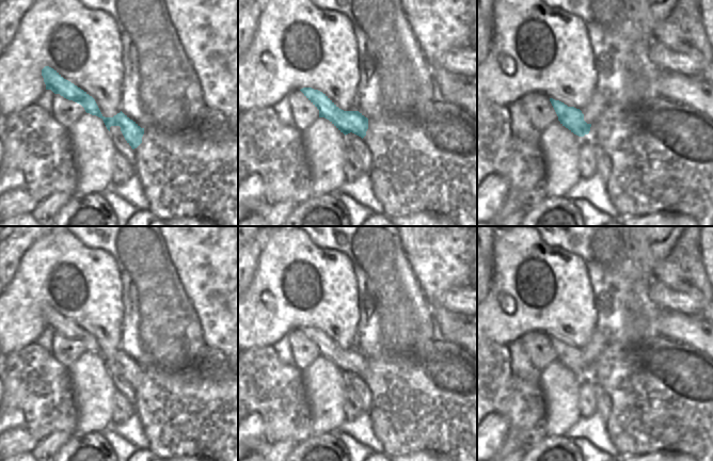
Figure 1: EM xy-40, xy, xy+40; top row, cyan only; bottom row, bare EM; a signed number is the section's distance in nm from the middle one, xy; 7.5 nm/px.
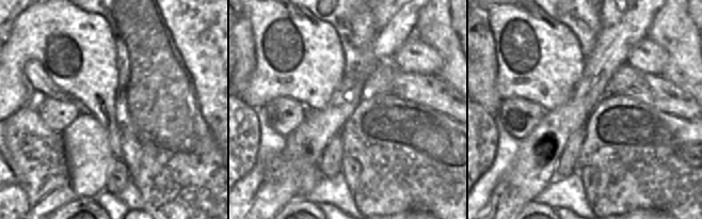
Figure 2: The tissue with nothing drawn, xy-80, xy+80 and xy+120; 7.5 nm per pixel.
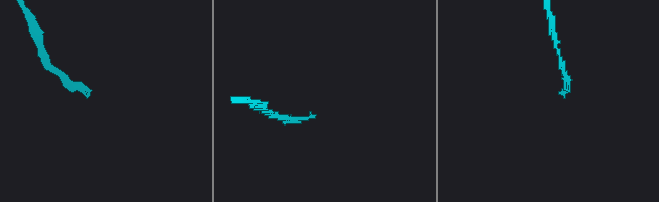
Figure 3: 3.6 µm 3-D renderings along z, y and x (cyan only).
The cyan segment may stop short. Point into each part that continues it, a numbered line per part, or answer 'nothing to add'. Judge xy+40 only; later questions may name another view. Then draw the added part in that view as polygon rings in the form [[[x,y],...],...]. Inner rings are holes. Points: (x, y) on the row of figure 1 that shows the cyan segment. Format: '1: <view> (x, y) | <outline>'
1: xy+40 (658, 131) | [[[666,98],[645,100],[634,105],[607,105],[588,133],[611,160],[620,153],[645,164],[666,166],[668,162],[687,158],[702,166],[713,165],[713,121],[704,113]]]

